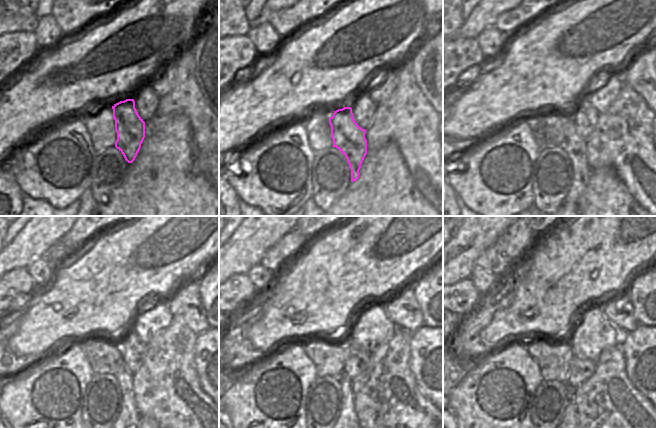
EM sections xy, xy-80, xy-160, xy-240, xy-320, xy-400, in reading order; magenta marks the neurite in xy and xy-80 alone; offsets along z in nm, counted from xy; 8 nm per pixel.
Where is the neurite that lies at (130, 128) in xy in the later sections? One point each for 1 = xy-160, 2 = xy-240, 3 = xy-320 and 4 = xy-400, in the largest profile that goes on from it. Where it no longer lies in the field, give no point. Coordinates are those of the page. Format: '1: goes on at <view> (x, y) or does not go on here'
1: goes on at xy-160 (569, 140)
2: goes on at xy-240 (128, 419)
3: goes on at xy-320 (347, 419)
4: goes on at xy-400 (570, 419)

